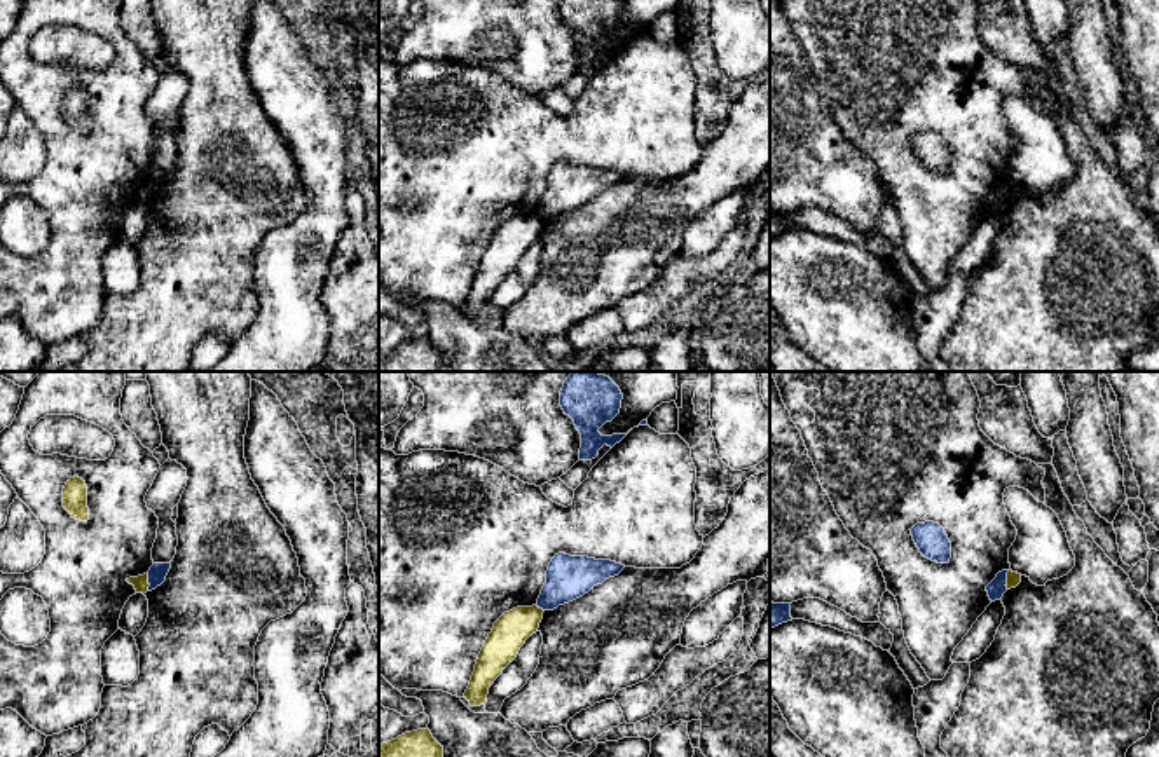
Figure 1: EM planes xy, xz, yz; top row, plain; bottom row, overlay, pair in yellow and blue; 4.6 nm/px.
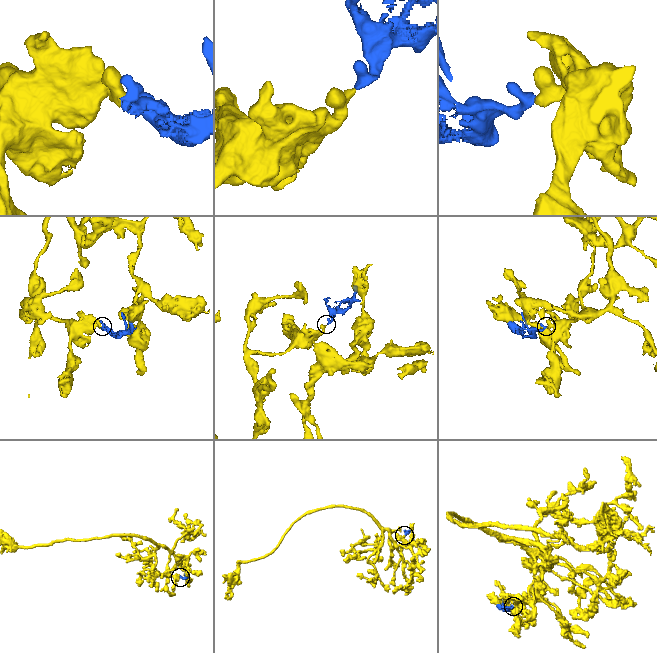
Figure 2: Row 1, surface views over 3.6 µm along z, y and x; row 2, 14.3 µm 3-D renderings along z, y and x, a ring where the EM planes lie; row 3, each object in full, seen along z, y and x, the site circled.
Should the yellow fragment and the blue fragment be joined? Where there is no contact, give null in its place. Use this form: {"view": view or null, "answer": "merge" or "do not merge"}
{"view": "yz", "answer": "do not merge"}

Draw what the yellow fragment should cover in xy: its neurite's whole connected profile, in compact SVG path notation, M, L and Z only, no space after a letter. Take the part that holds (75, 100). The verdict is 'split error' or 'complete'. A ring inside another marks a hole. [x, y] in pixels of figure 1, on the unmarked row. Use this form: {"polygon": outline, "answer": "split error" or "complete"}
{"polygon": "M73 85L66 91L63 98L63 117L72 124L72 127L87 131L87 94L82 87Z", "answer": "complete"}

